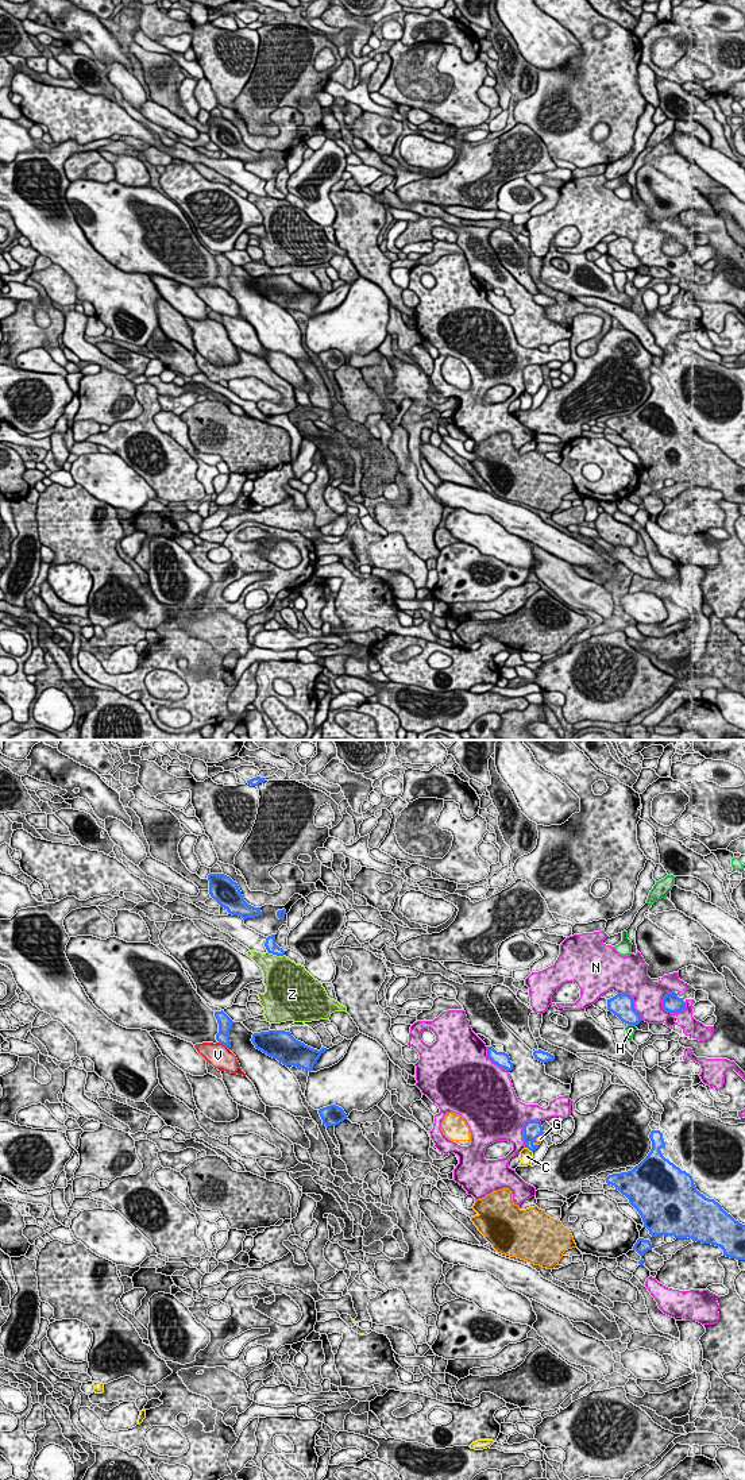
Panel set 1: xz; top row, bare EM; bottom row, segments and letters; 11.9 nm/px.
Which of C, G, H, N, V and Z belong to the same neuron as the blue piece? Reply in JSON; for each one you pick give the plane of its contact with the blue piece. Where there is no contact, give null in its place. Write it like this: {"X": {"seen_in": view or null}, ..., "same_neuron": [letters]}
{"G": {"seen_in": "xz"}, "same_neuron": ["G"]}

